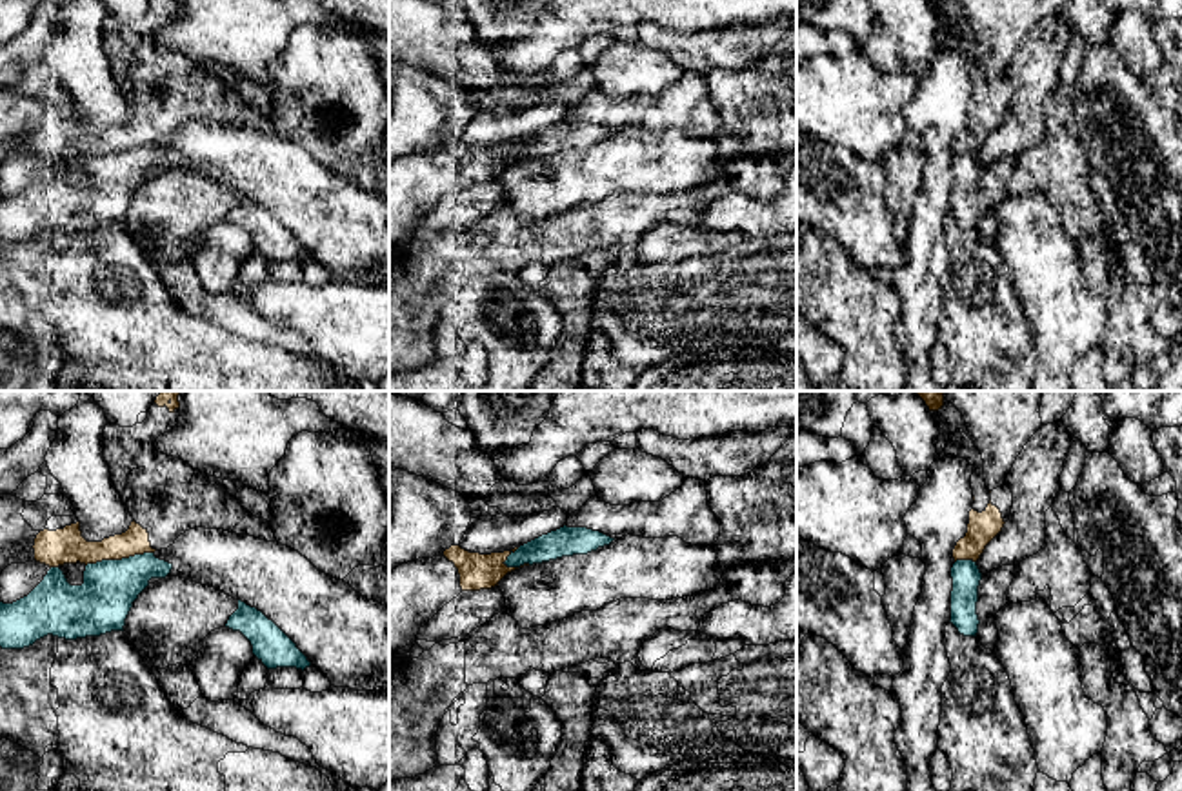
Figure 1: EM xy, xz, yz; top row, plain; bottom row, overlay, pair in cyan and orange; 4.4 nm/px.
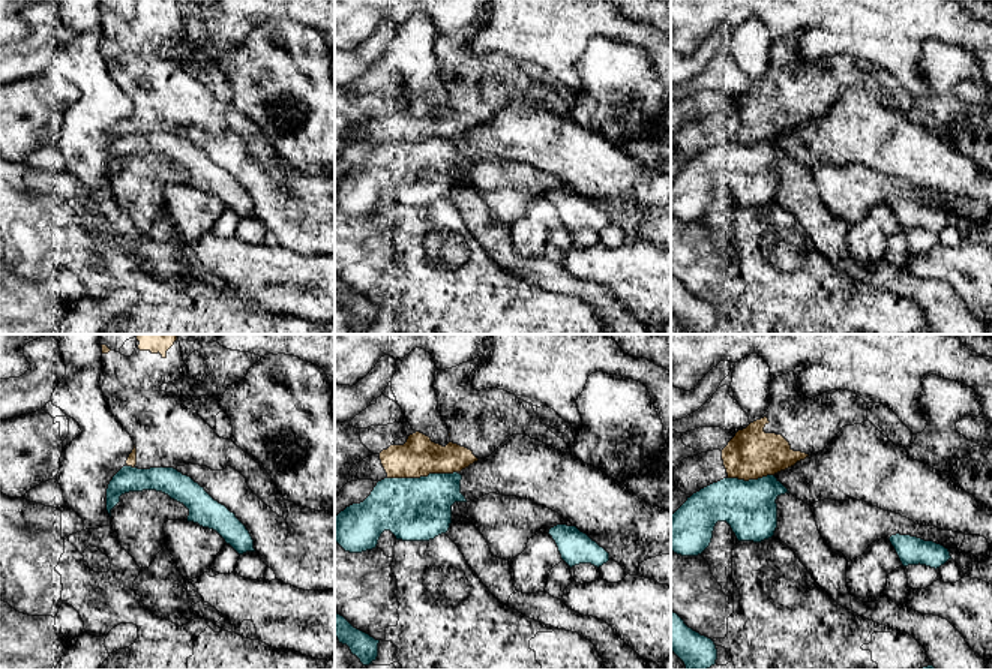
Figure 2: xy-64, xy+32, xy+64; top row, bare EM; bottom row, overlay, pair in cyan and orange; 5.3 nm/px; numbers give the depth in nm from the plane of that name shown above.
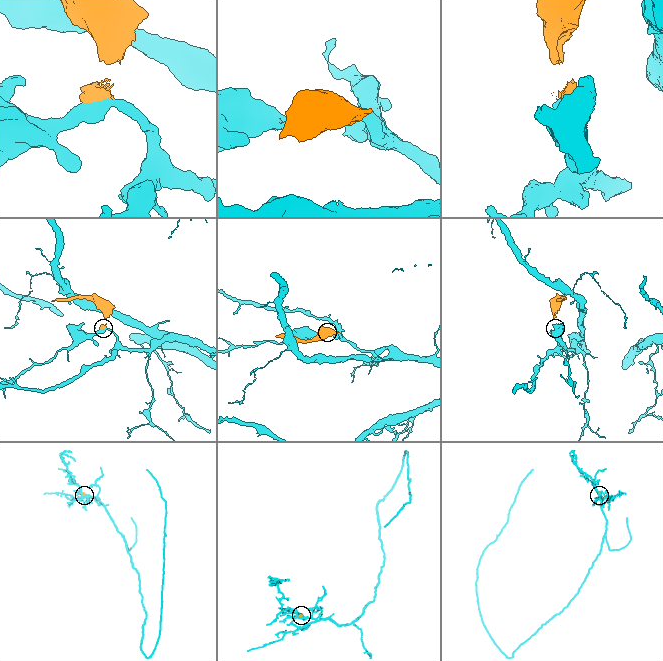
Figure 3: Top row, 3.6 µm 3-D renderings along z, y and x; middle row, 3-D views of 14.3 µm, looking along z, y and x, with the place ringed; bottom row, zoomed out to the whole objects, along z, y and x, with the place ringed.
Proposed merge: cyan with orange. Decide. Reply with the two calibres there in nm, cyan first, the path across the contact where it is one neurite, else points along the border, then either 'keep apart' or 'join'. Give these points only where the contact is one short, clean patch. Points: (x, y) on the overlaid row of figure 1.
240 nm thick on the cyan side, 160 nm on the other; border along xy (153, 551), (102, 559), (86, 566); keep apart

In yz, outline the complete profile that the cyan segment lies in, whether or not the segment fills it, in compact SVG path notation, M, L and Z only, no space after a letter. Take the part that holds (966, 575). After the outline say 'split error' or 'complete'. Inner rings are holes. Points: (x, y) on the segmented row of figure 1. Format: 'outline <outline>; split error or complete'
outline M957 560L951 567L953 591L951 591L951 624L964 636L977 636L978 633L978 586L982 573L973 560Z; complete

